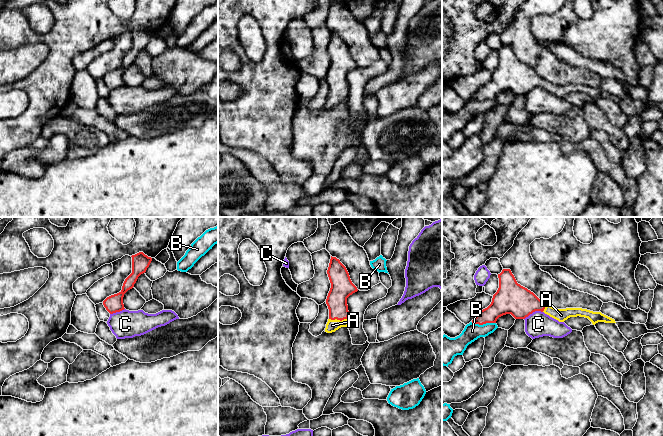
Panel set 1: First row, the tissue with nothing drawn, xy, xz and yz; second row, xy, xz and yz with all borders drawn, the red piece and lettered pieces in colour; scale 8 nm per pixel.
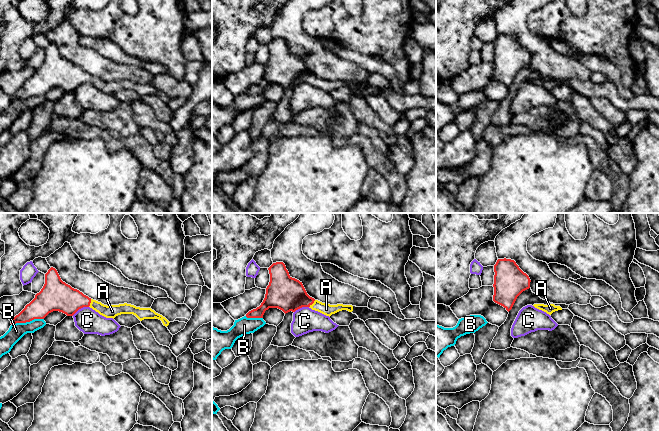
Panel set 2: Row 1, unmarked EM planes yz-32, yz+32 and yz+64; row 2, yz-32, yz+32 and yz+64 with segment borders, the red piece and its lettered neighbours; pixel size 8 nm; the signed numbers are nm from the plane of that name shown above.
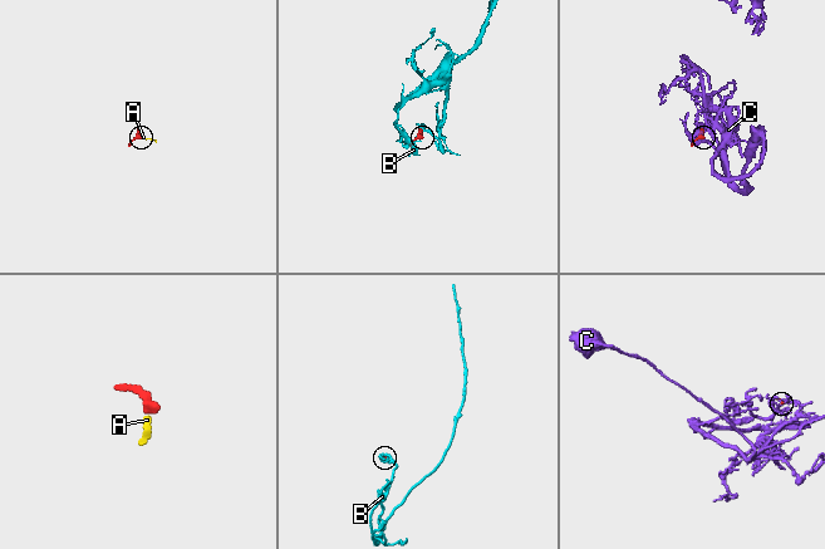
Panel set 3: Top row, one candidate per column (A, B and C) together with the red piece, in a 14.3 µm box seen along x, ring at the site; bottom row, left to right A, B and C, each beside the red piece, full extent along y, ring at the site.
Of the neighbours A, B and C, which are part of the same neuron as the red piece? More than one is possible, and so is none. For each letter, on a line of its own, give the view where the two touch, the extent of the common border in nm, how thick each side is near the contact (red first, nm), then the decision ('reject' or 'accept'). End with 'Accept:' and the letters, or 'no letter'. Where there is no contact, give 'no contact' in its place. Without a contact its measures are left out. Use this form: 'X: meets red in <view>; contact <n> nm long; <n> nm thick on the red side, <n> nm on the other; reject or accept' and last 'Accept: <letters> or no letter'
A: meets red in xz; contact 150 nm long; 180 nm thick on the red side, 100 nm on the other; accept
B: meets red in yz; contact 200 nm long; 200 nm thick on the red side, 140 nm on the other; reject
C: meets red in yz; contact 170 nm long; 260 nm thick on the red side, 200 nm on the other; reject
Accept: A

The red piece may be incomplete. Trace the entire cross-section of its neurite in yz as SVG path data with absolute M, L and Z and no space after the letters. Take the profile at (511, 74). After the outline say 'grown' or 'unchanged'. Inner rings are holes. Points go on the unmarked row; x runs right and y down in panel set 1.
M503 45L498 54L499 64L493 71L491 80L481 86L472 99L496 99L499 93L506 90L511 90L515 95L525 95L535 87L544 88L559 98L580 92L588 94L593 101L598 98L616 99L614 95L601 88L582 84L557 85L545 80L533 68L517 59L510 45Z; grown

